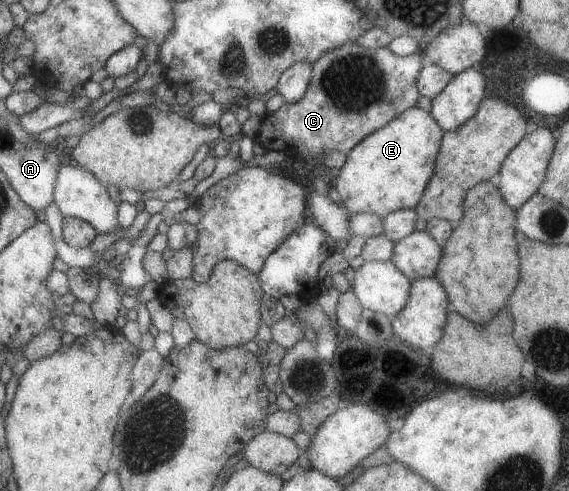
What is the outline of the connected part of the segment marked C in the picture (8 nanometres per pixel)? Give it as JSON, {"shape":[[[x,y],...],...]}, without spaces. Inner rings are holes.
{"shape":[[[357,41],[343,44],[312,65],[307,91],[298,102],[284,103],[277,111],[264,114],[254,139],[268,151],[284,151],[316,166],[320,164],[316,155],[321,152],[347,154],[364,137],[417,106],[421,96],[418,77],[425,63],[423,52],[400,56],[388,47],[368,48]]]}

